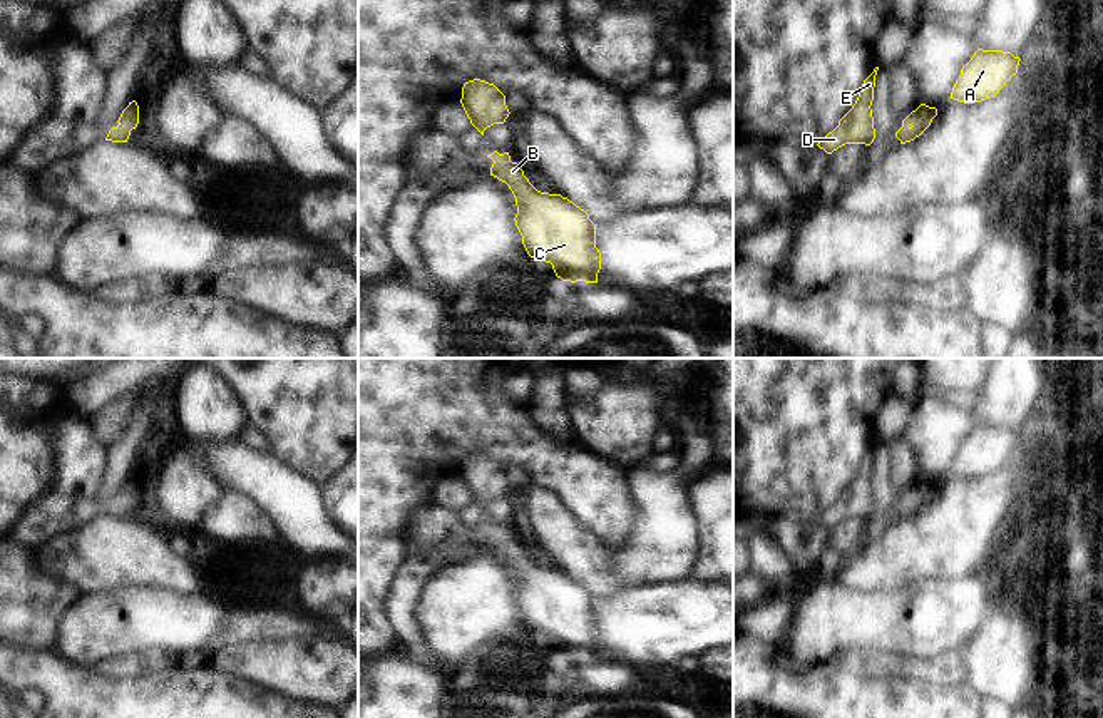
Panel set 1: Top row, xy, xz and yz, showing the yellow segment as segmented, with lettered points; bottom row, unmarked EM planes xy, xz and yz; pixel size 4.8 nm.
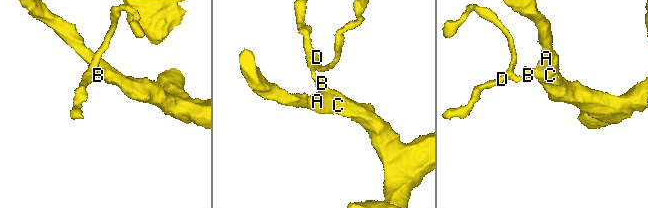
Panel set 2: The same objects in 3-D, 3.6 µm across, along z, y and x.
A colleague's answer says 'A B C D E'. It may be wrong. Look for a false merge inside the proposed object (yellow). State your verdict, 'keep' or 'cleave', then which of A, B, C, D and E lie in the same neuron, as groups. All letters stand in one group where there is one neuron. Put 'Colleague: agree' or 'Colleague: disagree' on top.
Colleague: agree
keep; groups A B C D E

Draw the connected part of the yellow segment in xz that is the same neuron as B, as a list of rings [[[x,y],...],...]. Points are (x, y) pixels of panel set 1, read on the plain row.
[[[494,526],[487,532],[494,536],[490,551],[505,557],[516,572],[517,589],[514,596],[527,629],[551,638],[556,651],[562,656],[598,658],[601,628],[596,623],[596,599],[589,594],[589,589],[561,569],[537,566],[519,539],[510,536],[509,527]]]

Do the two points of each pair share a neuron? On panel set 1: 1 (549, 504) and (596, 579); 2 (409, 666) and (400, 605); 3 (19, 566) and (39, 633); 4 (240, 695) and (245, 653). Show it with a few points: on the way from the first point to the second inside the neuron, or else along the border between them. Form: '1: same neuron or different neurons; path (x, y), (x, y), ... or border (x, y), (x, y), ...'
1: same neuron; path (554, 523), (589, 561)
2: same neuron; path (410, 651), (410, 630), (405, 620)
3: same neuron; path (19, 583), (19, 603), (29, 616)
4: different neurons; border (206, 660), (225, 671), (278, 692)

